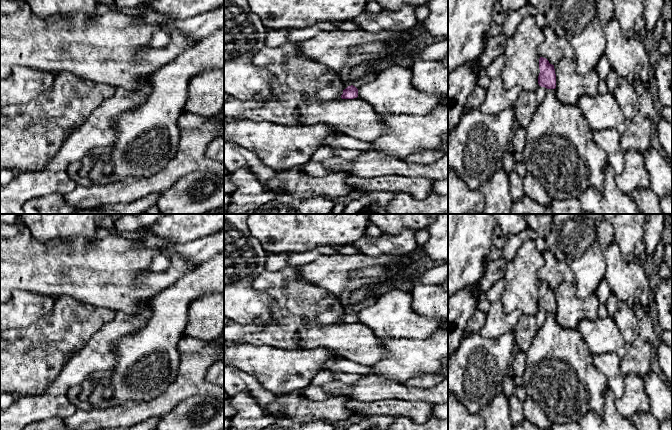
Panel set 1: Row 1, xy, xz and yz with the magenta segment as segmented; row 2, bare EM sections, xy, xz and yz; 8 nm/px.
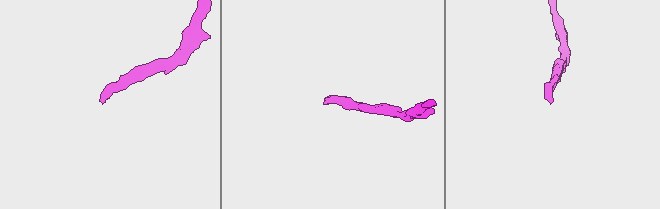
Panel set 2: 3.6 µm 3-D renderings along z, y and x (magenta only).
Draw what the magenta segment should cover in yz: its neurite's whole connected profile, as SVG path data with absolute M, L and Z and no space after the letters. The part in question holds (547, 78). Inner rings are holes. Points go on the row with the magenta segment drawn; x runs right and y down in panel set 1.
M546 58L539 59L540 73L538 76L538 88L534 91L522 90L513 108L515 119L520 127L527 128L535 110L545 98L548 89L556 88L556 74L554 65L550 64Z

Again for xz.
M346 66L339 72L340 80L342 81L343 85L343 94L341 95L342 99L357 98L358 89L361 86L372 82L375 79L377 73L375 71L369 71L363 77L360 77L356 80L349 80L347 76L349 75L350 71L350 66Z

